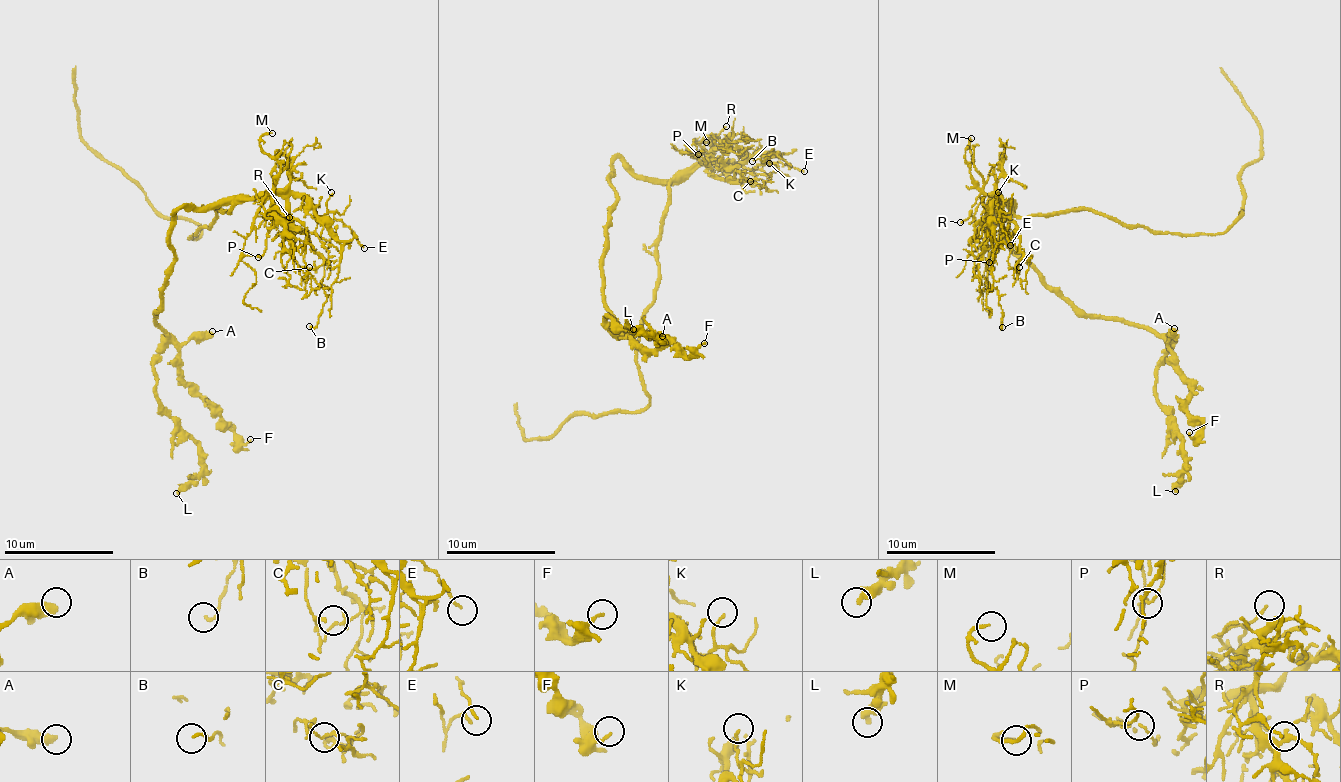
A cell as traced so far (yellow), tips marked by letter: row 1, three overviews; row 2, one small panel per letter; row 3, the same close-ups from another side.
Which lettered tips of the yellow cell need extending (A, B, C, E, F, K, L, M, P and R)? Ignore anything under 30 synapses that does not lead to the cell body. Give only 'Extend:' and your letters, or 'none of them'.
Extend: none of them

